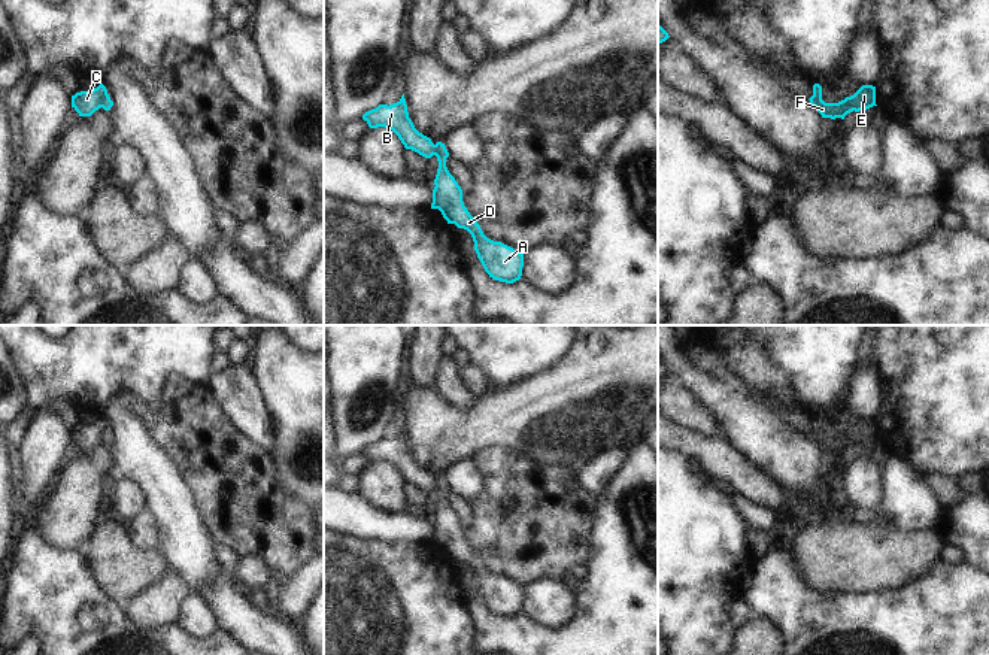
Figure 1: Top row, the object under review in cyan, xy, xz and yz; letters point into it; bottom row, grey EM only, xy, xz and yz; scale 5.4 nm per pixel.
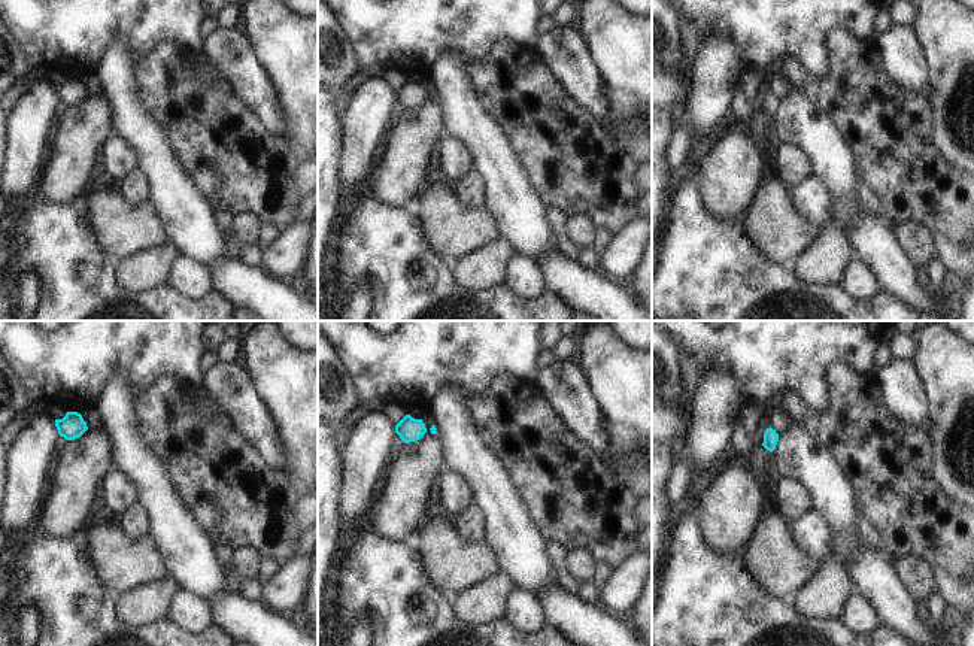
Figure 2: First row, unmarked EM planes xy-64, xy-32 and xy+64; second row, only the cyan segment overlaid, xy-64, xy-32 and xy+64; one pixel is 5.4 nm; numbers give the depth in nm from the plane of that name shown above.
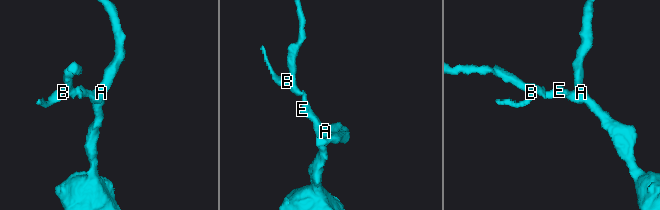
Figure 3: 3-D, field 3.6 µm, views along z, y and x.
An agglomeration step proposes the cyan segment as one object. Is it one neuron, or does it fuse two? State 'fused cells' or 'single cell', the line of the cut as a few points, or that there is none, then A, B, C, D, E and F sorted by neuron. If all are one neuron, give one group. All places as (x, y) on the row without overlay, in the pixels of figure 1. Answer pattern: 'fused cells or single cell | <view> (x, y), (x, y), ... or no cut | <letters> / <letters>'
fused cells | xy (106, 425), (100, 440) | A D E F / B C

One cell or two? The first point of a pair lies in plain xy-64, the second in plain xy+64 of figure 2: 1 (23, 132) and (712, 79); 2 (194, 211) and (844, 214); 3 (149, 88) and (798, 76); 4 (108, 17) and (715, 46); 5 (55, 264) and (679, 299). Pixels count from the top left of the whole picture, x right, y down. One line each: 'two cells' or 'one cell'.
1: one cell
2: one cell
3: one cell
4: two cells
5: one cell

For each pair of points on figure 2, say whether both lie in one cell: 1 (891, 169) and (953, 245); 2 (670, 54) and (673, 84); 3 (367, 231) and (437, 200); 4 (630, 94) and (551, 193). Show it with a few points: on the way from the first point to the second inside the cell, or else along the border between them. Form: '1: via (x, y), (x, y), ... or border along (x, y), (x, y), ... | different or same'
1: via (910, 188), (919, 197), (927, 214), (938, 226) | same
2: border along (682, 67), (677, 70), (667, 69) | different
3: border along (413, 208), (424, 239), (428, 243) | different
4: border along (609, 133), (633, 160) | different

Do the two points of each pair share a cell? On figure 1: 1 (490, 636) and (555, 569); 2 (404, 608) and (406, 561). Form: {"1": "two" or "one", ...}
{"1": "two", "2": "one"}

